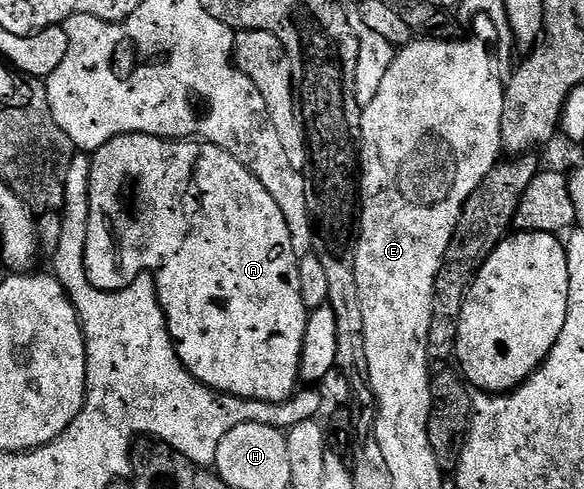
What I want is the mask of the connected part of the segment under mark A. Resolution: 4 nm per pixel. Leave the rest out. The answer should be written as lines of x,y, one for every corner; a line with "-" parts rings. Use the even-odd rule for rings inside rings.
130,133
115,137
109,143
102,145
100,149
94,150
89,179
89,227
85,251
87,278
99,289
110,290
111,280
122,279
123,265
131,272
131,275
153,273
155,287
159,291
159,302
163,308
163,314
167,316
167,326
171,332
171,338
175,341
175,350
181,363
202,385
209,386
216,393
239,397
242,401
264,401
274,405
292,400
296,392
295,384
299,385
301,381
299,361
302,358
309,314
305,301
302,299
299,264
300,257
295,254
293,239
289,235
289,223
285,223
285,215
281,215
281,207
273,203
273,195
269,195
269,191
261,187
259,180
221,147
209,145
198,139
169,141
166,137

